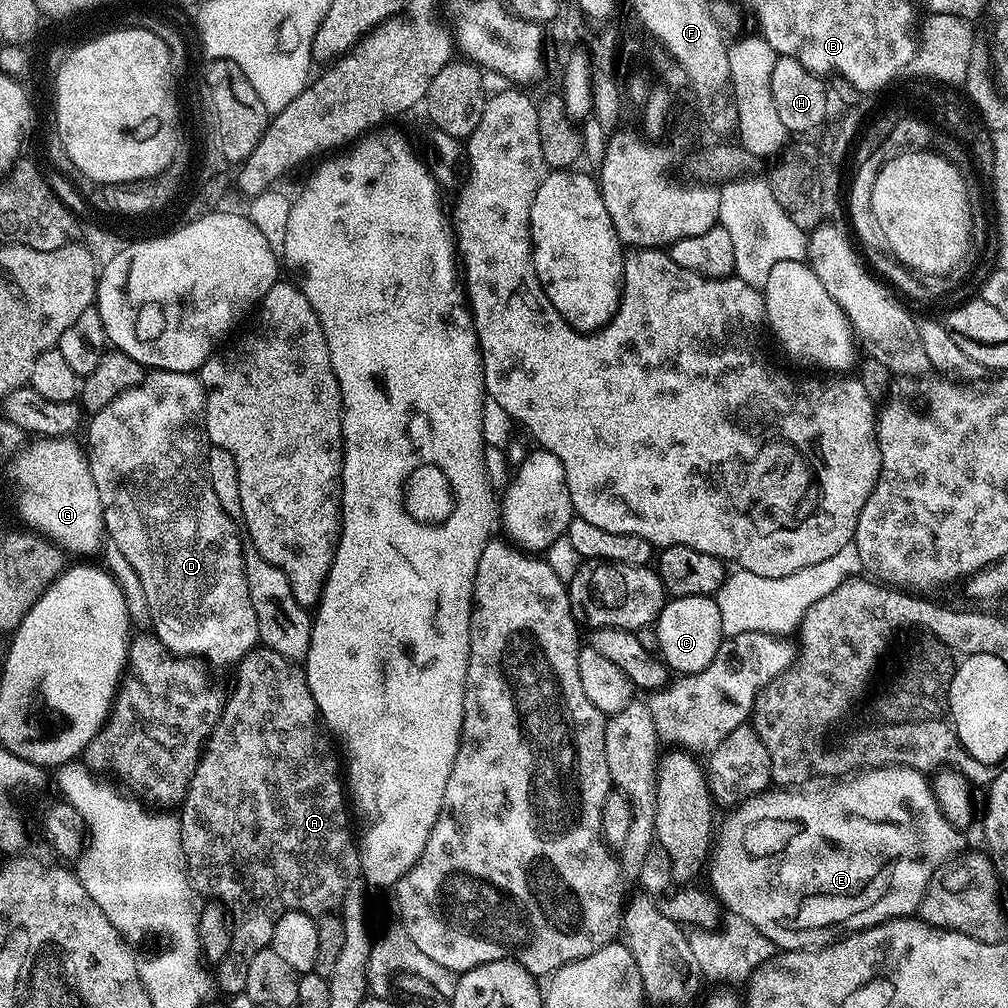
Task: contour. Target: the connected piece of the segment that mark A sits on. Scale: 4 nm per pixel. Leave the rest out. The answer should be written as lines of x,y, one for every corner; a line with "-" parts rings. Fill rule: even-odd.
257,646
245,654
235,672
236,689
223,701
220,719
216,721
212,733
204,741
200,761
192,775
188,792
184,795
178,808
180,837
182,838
184,861
188,867
188,880
201,897
208,896
204,898
224,905
224,910
230,917
232,948
226,954
226,958
214,968
216,984
228,996
240,996
246,992
247,967
250,966
251,959
259,951
271,945
274,926
278,922
278,918
282,918
282,914
305,912
307,916
319,918
335,913
343,905
345,898
353,891
352,883
361,875
360,850
354,836
352,840
352,828
348,825
348,808
344,805
346,788
342,783
342,764
338,756
338,761
336,761
336,756
332,753
333,741
329,739
322,727
320,711
314,702
314,694
308,685
305,669
299,663
282,658
282,654
278,654
274,650

